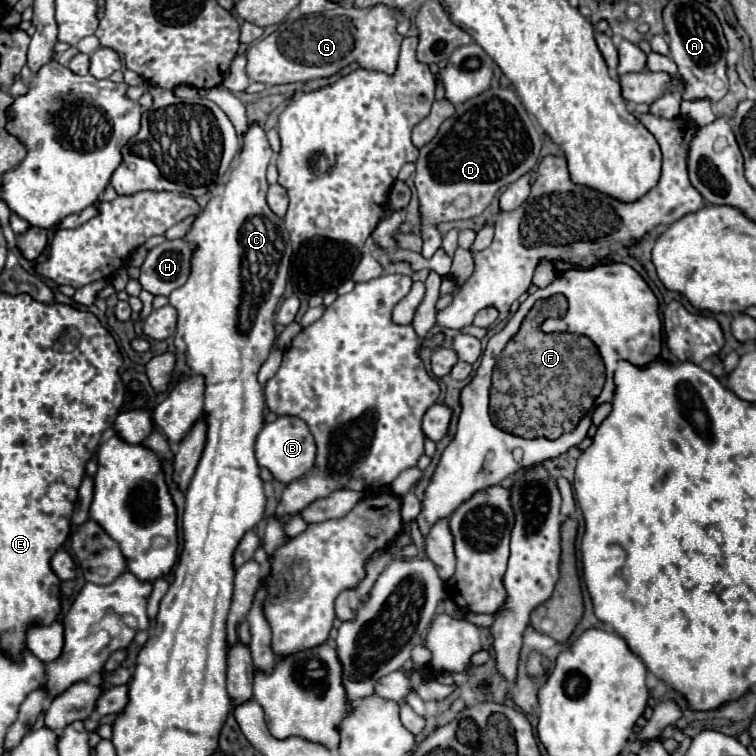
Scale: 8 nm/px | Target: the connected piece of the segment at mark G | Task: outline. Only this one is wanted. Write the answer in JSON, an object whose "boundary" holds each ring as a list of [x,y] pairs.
{"boundary":[[[386,5],[366,9],[334,9],[318,15],[288,17],[274,33],[256,41],[246,51],[246,73],[252,81],[280,85],[330,77],[356,61],[364,69],[394,73],[402,35],[396,31],[396,11]]]}

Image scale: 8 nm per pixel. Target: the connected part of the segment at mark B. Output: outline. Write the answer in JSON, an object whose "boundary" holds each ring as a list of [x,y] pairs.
{"boundary":[[[290,415],[266,423],[256,437],[256,459],[260,467],[266,467],[274,475],[274,479],[282,483],[290,483],[302,477],[308,469],[312,469],[316,459],[316,443],[308,425],[300,417],[290,417]]]}

